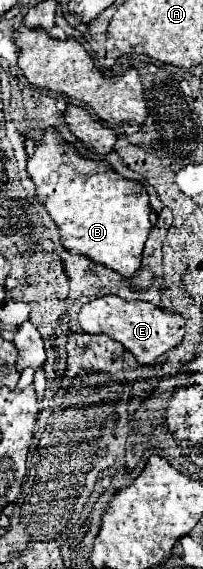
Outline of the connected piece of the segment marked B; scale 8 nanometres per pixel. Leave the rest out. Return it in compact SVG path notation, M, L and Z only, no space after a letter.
M48 128L42 144L36 146L34 156L28 158L28 176L36 184L38 198L44 202L48 214L56 222L60 236L62 236L62 246L72 252L72 254L82 254L90 258L92 262L98 262L110 270L116 270L120 276L130 278L142 262L142 250L146 244L146 238L152 230L150 224L150 200L148 192L140 182L126 180L120 174L116 174L104 160L86 160L82 158L72 144L66 144L58 138L54 128Z

